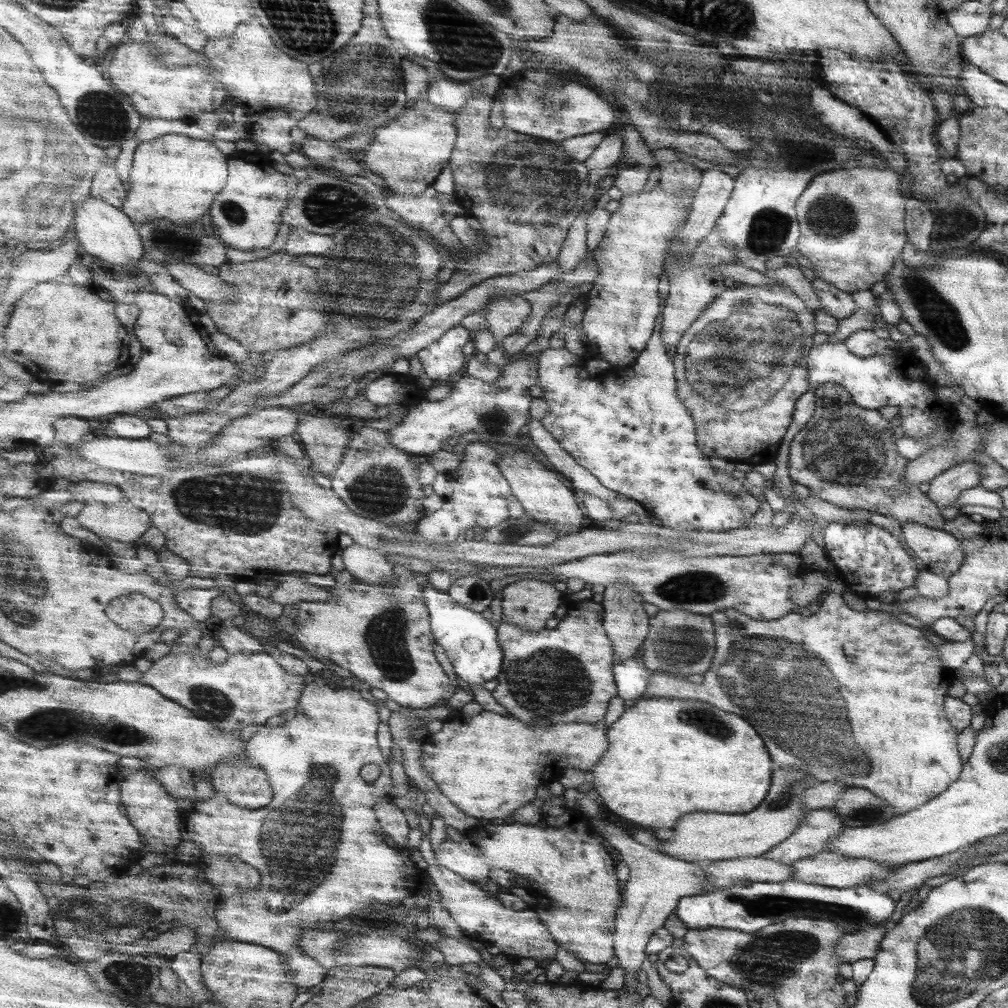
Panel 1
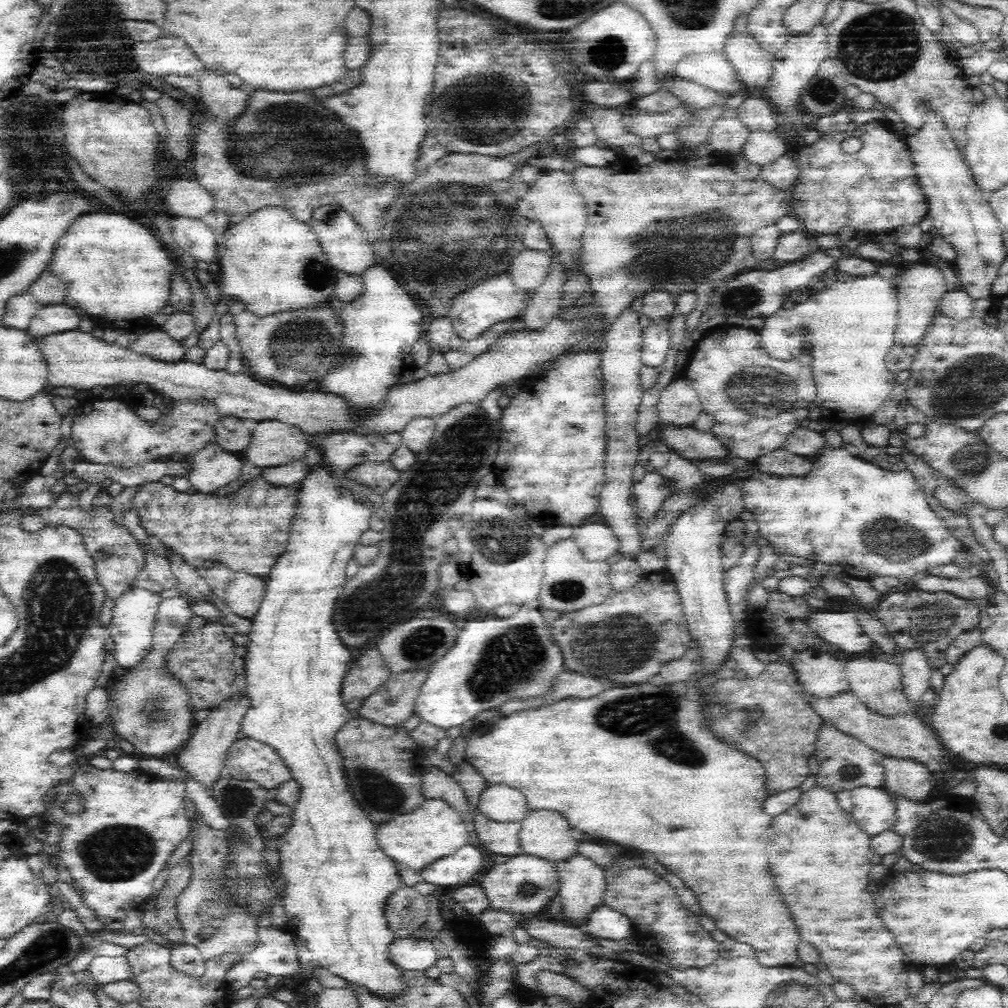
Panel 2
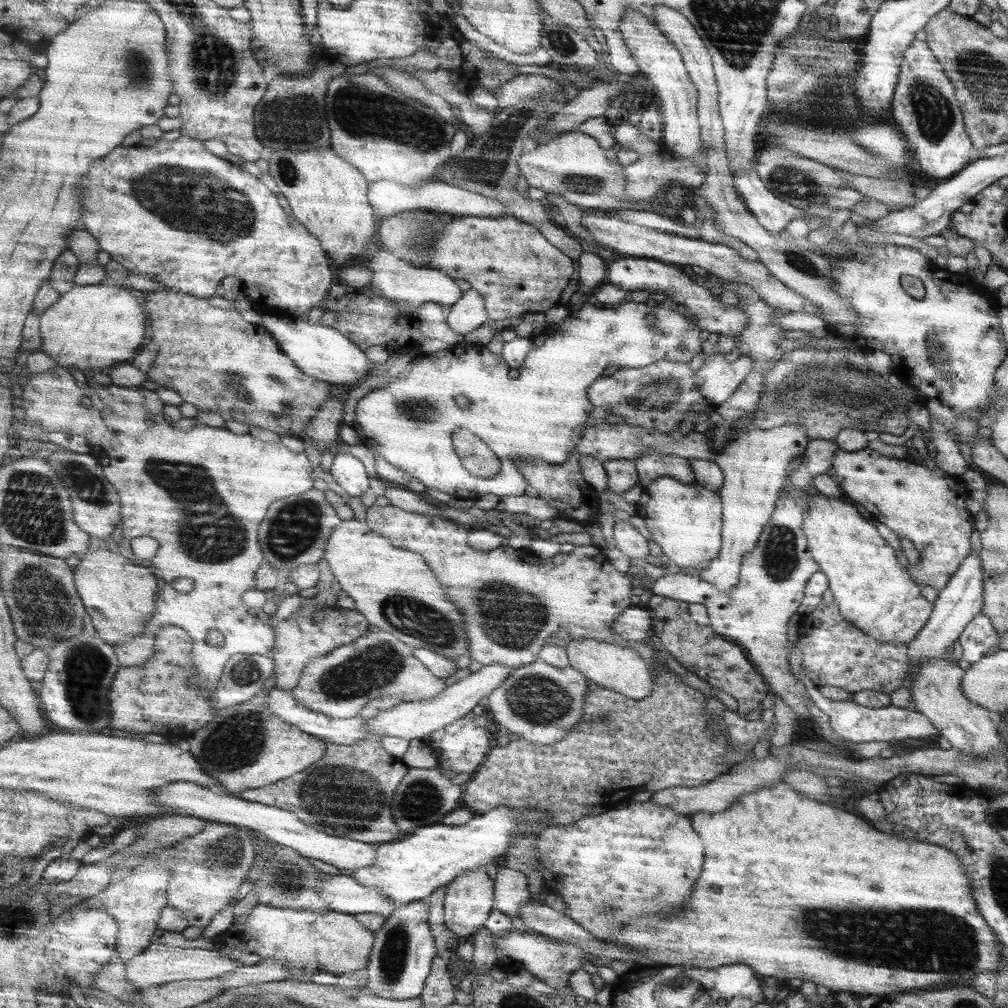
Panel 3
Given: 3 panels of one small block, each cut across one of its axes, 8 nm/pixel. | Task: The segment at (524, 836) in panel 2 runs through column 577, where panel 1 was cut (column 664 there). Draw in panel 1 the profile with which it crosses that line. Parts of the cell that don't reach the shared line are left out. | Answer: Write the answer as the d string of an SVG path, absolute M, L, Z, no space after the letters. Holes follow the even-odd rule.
M775 770L769 794L765 802L759 804L755 810L747 814L715 814L715 812L687 814L673 828L673 838L661 840L663 846L659 850L663 850L663 854L667 856L693 864L707 864L733 858L759 858L769 850L773 850L775 846L779 846L779 842L785 842L803 822L807 808L799 804L799 798L803 790L815 784L809 780L811 778L807 778L797 770Z

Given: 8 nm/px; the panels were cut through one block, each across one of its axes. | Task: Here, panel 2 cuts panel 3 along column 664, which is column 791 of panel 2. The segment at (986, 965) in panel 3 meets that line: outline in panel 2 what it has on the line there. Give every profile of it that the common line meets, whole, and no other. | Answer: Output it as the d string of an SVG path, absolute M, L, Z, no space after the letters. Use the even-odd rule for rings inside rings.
M650 682L640 684L640 686L630 686L630 688L608 686L606 692L598 694L594 698L588 698L588 700L570 698L570 700L562 700L562 702L556 702L552 706L544 706L538 710L526 710L526 712L502 716L502 720L496 722L490 730L472 732L472 736L466 742L466 760L488 782L488 786L512 786L512 788L520 790L522 796L526 798L530 812L558 812L564 816L568 826L578 828L588 836L614 842L614 850L634 848L632 852L636 852L636 854L652 852L658 862L662 862L666 868L670 868L678 878L682 878L686 882L688 888L694 890L694 894L700 900L702 912L706 916L712 916L716 922L716 928L726 932L730 936L730 940L748 944L758 954L758 960L762 962L762 966L778 966L778 968L792 966L794 960L798 962L796 948L800 944L800 936L796 932L796 926L792 922L788 908L782 902L780 892L776 890L774 878L770 874L772 870L768 868L768 862L770 862L768 850L770 850L770 842L772 842L770 840L772 832L768 828L758 828L758 824L762 824L762 820L758 818L758 812L762 812L760 808L768 798L766 788L764 788L764 768L758 760L744 756L736 748L718 744L718 740L702 726L702 716L698 712L698 698L700 698L700 690L688 690L688 688L684 688L684 684L668 684L668 686L660 686L658 690L654 690ZM758 832L762 832L762 838L766 836L766 856L740 854L740 850L750 848L750 844L754 842L754 836Z

